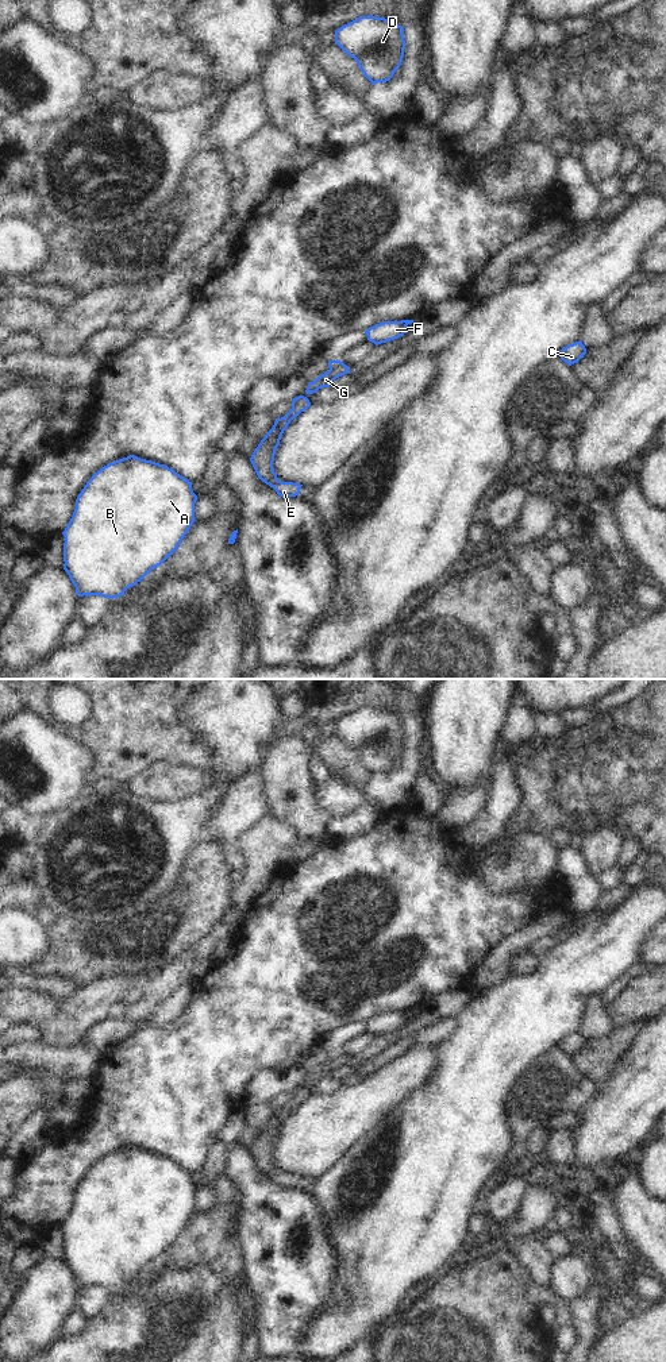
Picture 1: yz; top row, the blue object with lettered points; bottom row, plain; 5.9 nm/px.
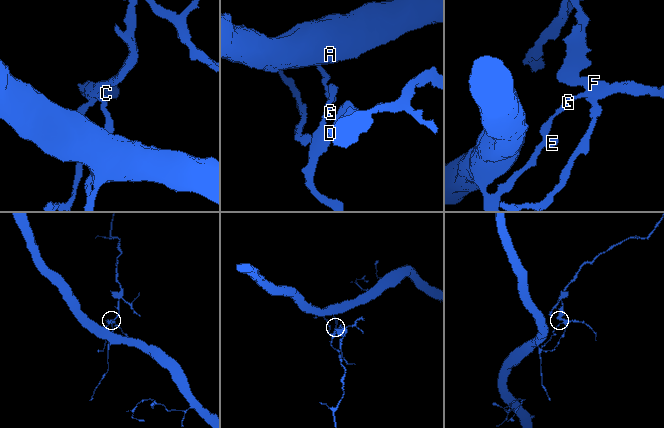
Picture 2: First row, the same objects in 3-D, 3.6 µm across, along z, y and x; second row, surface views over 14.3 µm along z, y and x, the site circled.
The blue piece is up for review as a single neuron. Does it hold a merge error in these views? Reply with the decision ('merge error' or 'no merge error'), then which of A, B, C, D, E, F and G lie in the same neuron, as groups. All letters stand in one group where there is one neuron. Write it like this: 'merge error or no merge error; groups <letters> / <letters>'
merge error; groups A B E G / C D F

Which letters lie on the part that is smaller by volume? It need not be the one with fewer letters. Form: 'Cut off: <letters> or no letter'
Cut off: C, D, F

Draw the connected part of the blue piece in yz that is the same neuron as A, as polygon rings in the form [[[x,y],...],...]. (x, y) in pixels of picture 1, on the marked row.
[[[130,455],[86,482],[62,532],[63,570],[78,597],[118,598],[170,557],[193,525],[197,495],[192,482],[168,466]]]

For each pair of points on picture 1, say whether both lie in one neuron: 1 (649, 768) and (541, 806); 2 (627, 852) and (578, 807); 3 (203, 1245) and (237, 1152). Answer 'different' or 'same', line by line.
1: same
2: different
3: different

